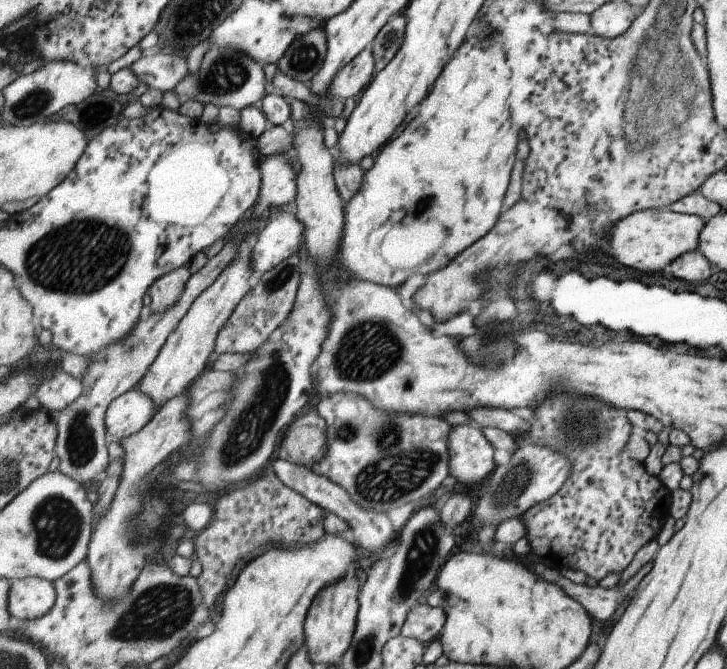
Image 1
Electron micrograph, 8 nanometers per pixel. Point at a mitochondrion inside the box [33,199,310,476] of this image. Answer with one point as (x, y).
(244, 435)

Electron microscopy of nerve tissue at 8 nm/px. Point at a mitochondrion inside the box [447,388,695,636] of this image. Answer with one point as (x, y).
(518, 479)

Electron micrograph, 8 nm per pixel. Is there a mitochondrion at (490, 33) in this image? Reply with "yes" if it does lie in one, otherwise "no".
no

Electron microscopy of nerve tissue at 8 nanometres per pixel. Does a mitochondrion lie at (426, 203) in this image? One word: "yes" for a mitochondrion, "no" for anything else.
yes

